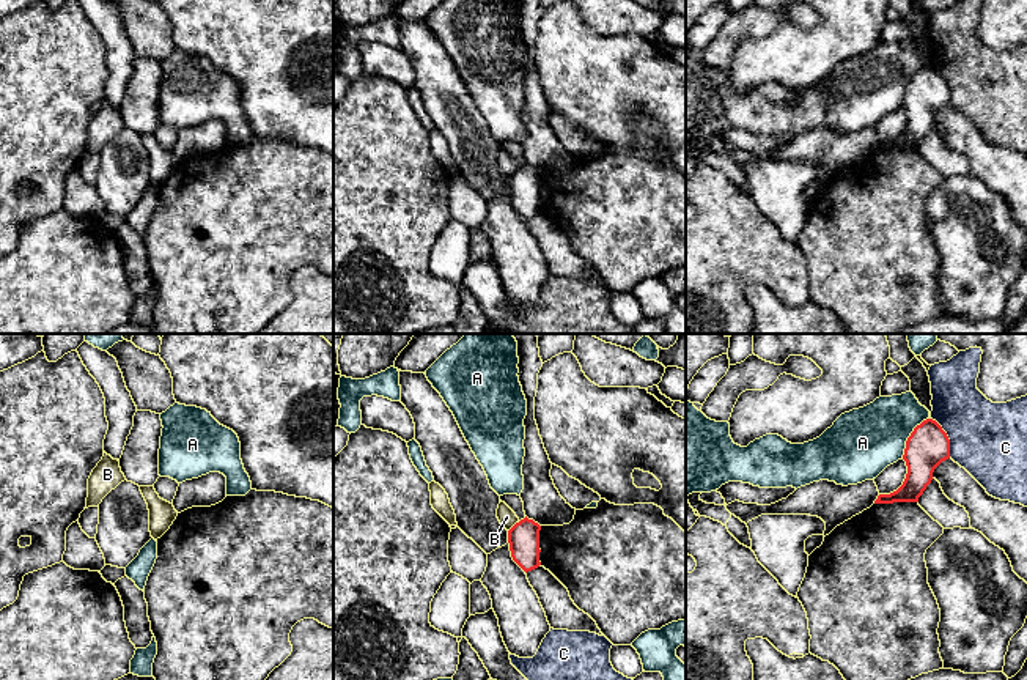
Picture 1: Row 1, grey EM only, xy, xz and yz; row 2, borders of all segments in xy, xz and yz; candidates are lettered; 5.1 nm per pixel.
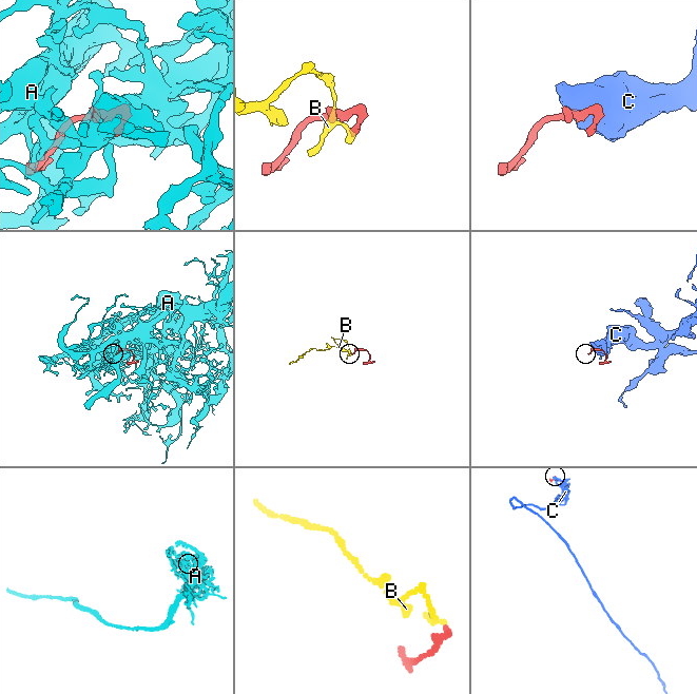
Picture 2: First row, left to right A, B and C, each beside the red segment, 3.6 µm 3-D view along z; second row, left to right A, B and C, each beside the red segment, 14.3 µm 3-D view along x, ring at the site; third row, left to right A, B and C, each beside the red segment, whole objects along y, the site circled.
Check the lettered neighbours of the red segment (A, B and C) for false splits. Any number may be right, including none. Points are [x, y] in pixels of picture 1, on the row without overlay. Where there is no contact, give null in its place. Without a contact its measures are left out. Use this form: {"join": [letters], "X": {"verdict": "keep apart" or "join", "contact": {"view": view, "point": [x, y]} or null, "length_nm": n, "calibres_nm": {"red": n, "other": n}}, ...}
{"join": [], "A": {"verdict": "keep apart", "contact": {"view": "yz", "point": [909, 84]}, "length_nm": 240, "calibres_nm": {"red": 220, "other": 360}}, "B": {"verdict": "keep apart", "contact": {"view": "xz", "point": [513, 173]}, "length_nm": 80, "calibres_nm": {"red": 160, "other": 90}}, "C": {"verdict": "keep apart", "contact": {"view": "yz", "point": [947, 85]}, "length_nm": 220, "calibres_nm": {"red": 220, "other": 380}}}

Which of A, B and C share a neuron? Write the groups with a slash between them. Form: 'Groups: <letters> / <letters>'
Groups: A / B / C

